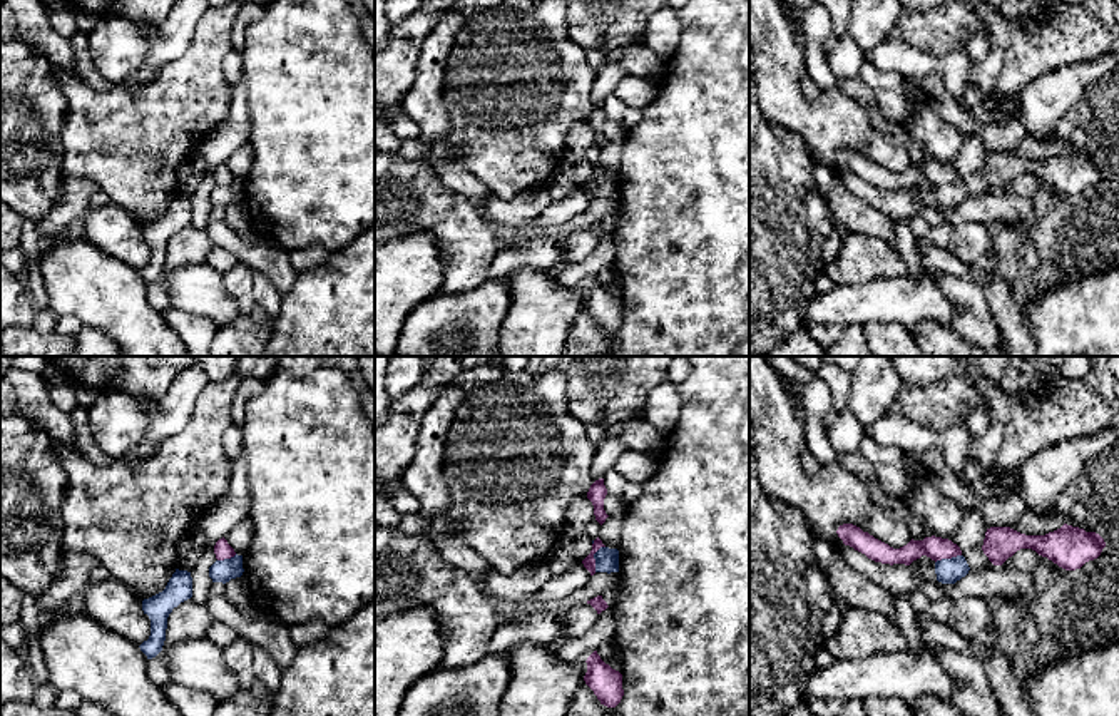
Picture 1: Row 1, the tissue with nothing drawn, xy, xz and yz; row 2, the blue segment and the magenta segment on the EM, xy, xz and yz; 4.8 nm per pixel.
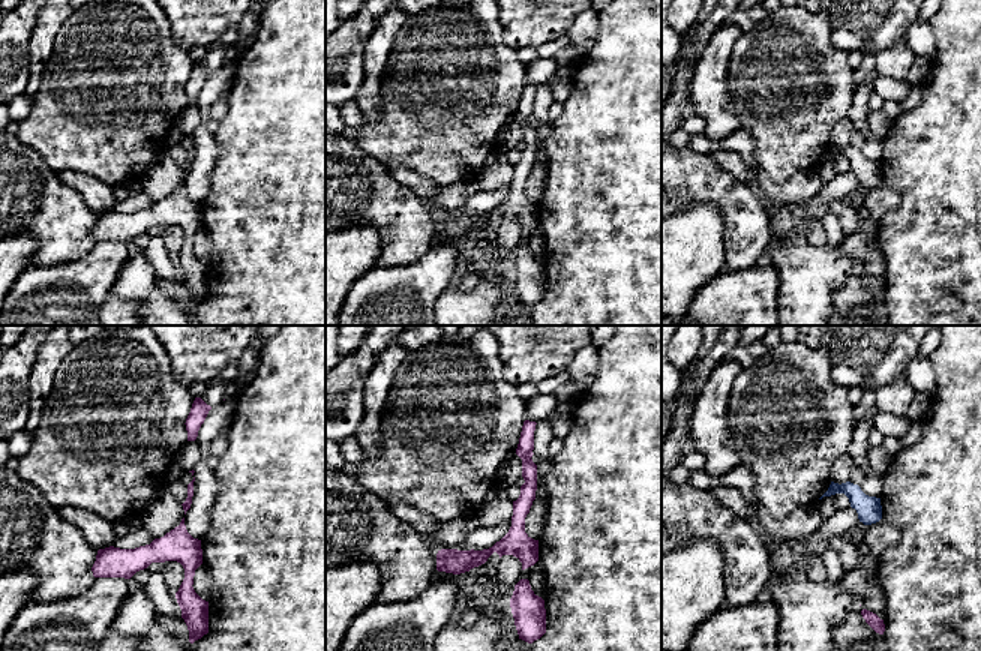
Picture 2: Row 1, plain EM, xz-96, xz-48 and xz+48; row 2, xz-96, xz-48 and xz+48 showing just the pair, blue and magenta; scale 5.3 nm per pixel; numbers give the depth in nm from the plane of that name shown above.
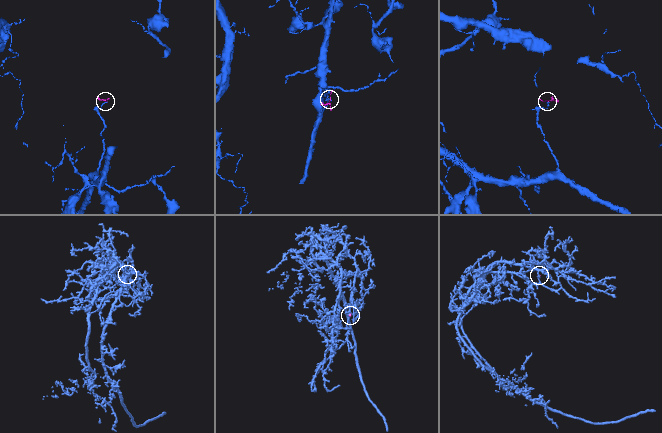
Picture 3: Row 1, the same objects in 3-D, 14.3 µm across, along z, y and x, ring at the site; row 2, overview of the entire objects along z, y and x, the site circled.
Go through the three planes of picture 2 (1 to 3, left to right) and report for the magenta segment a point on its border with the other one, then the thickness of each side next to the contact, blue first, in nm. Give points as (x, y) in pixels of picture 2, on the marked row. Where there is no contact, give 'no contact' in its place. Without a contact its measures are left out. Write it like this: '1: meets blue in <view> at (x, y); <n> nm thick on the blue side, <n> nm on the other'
1: no contact
2: no contact
3: no contact

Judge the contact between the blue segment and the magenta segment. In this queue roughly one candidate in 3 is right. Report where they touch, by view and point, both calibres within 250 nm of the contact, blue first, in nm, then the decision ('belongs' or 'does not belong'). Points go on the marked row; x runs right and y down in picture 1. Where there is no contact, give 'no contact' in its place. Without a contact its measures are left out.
meets blue in xz at (594, 557); 110 nm thick on the blue side, 60 nm on the other; does not belong

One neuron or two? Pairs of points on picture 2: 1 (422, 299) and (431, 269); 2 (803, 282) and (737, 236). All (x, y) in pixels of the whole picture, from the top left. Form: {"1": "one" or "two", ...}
{"1": "one", "2": "two"}

